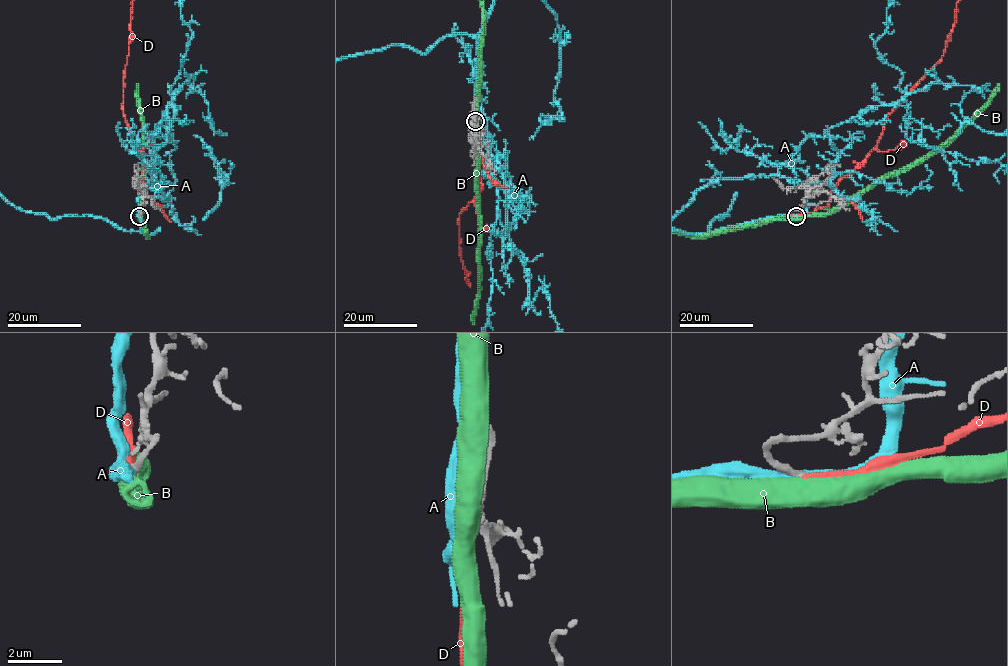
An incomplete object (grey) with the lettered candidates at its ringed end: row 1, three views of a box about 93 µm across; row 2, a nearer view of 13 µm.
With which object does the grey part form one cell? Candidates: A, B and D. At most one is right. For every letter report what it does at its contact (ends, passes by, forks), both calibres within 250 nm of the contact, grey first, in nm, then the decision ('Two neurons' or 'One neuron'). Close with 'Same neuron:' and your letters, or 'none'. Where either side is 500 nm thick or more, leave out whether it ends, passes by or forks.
A: It passes by. Thickness 240 nm (grey) against 400 nm. Two neurons
B: Thickness 240 nm (grey) against 750 nm. Two neurons
D: It ends there. Thickness 200 nm (grey) against 200 nm. Two neurons
Same neuron: none

